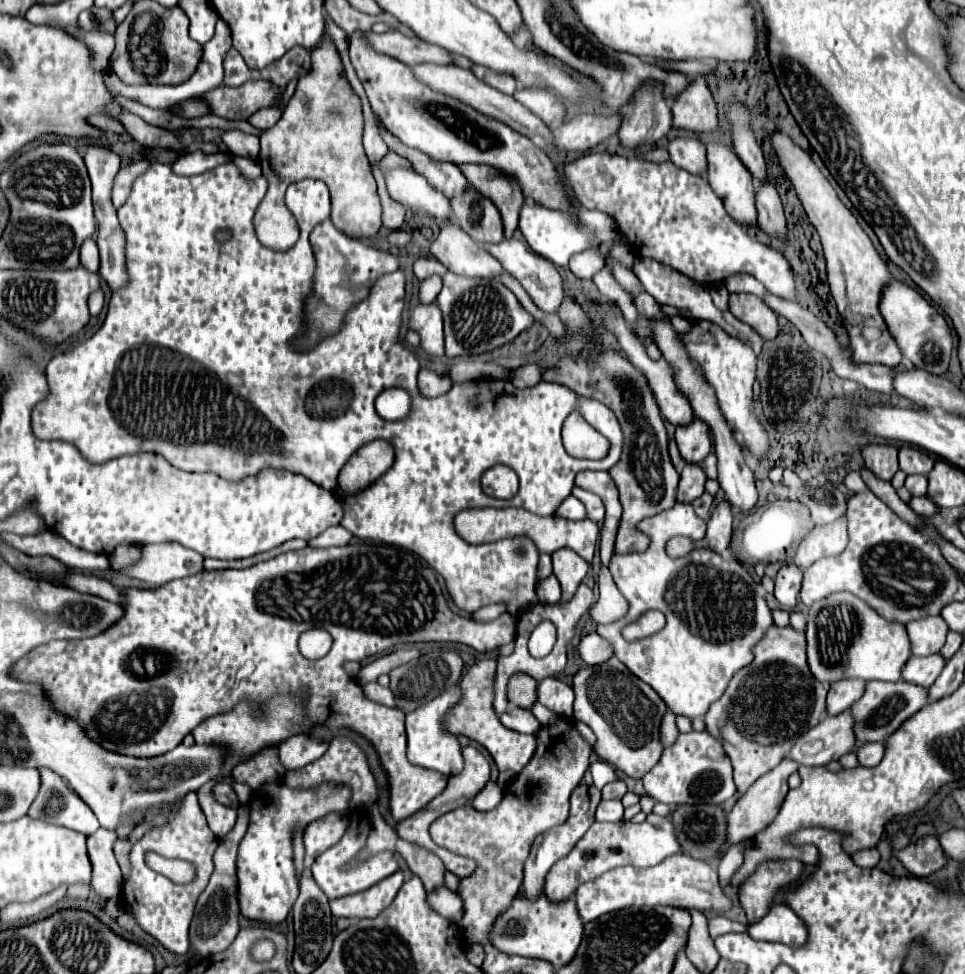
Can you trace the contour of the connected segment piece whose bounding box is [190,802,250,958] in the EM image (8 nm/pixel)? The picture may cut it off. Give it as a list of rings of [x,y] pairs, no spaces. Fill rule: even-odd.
[[[248,802],[238,806],[238,820],[236,826],[232,828],[232,832],[220,840],[220,846],[214,854],[214,874],[206,886],[206,890],[198,896],[196,908],[194,908],[194,918],[190,924],[190,946],[204,958],[204,956],[212,956],[218,952],[224,952],[232,940],[238,934],[238,900],[236,900],[236,892],[238,892],[238,884],[236,884],[236,852],[238,852],[238,844],[246,834],[248,828]]]

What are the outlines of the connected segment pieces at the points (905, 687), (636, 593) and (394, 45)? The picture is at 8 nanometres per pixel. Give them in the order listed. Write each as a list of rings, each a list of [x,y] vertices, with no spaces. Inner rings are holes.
[[[904,680],[898,682],[868,682],[864,696],[852,704],[852,714],[856,718],[856,740],[858,746],[864,742],[882,742],[886,736],[890,736],[894,730],[900,728],[900,724],[916,714],[922,706],[928,704],[928,688],[920,688],[918,684],[908,684]]]
[[[676,504],[666,512],[646,518],[638,524],[638,530],[650,536],[650,548],[642,554],[618,554],[612,558],[610,564],[614,582],[622,596],[628,600],[630,610],[622,620],[598,626],[598,634],[614,646],[614,654],[628,666],[628,670],[634,676],[638,676],[642,682],[646,682],[650,688],[658,692],[658,696],[674,714],[686,718],[704,716],[710,704],[724,694],[734,672],[752,662],[752,646],[758,644],[764,632],[774,624],[770,608],[766,606],[766,600],[756,592],[756,582],[748,576],[740,562],[728,562],[718,552],[710,552],[710,548],[698,548],[688,556],[676,560],[664,552],[664,544],[672,536],[688,536],[692,540],[704,538],[706,522],[700,516],[696,516],[690,504]],[[648,610],[660,610],[666,616],[666,626],[660,632],[646,636],[642,640],[624,640],[622,628],[626,624],[636,622]]]
[[[384,32],[384,34],[368,34],[368,40],[378,52],[390,54],[396,60],[416,66],[416,64],[454,64],[448,50],[440,46],[432,46],[420,38],[408,38],[402,32]]]

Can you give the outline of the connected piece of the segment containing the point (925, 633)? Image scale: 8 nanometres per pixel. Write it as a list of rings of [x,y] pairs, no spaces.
[[[928,616],[928,620],[914,620],[912,624],[906,624],[906,628],[912,642],[912,654],[916,656],[930,656],[940,652],[948,634],[948,624],[944,624],[942,616]]]

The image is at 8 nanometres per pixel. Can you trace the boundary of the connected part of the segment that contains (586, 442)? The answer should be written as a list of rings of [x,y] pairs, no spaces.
[[[578,412],[566,418],[561,434],[566,452],[575,458],[598,460],[608,452],[608,440],[588,426]]]

